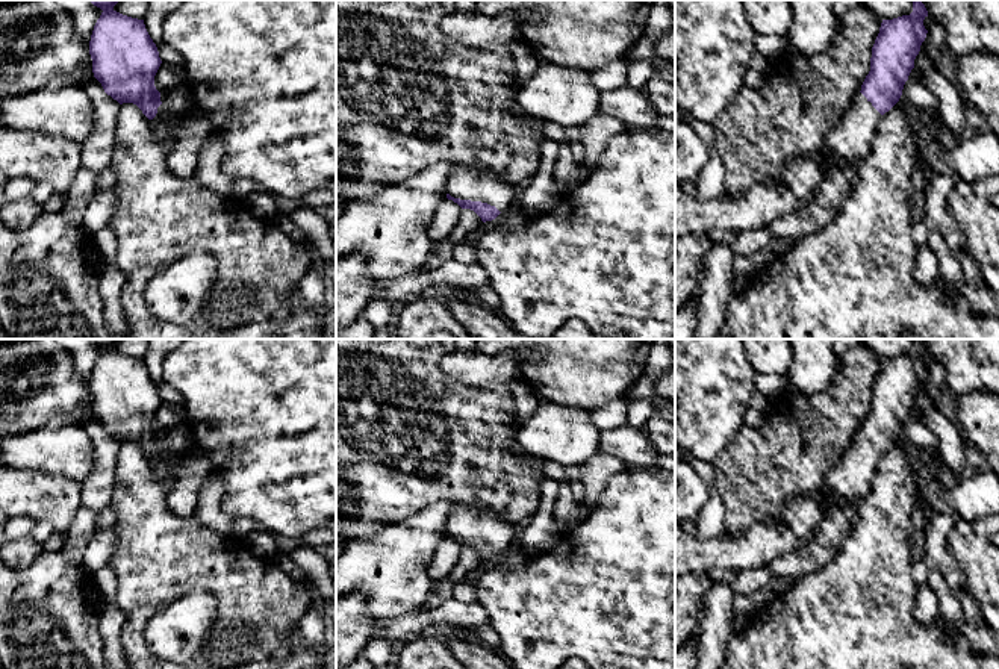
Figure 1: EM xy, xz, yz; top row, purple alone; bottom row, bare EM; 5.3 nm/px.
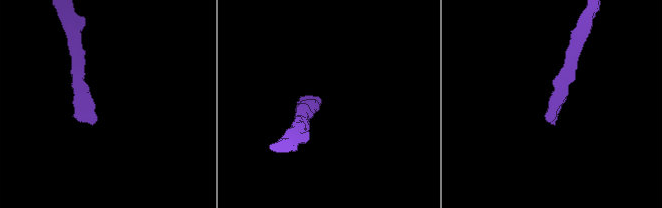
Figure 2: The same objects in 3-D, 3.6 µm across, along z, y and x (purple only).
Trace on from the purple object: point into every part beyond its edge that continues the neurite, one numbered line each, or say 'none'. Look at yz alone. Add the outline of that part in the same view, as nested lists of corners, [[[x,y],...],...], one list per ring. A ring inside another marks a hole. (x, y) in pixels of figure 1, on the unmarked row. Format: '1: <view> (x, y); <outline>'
1: yz (851, 477); [[[861,431],[855,433],[842,457],[826,472],[822,487],[826,512],[848,499],[861,501],[869,496],[881,459],[882,454],[872,442]]]

